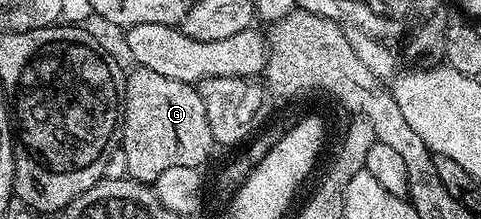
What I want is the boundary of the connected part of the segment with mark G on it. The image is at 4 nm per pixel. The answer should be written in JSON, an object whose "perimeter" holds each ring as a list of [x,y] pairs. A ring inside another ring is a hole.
{"perimeter":[[[134,66],[133,72],[125,75],[123,88],[123,114],[119,119],[119,147],[127,157],[125,166],[128,178],[138,183],[152,184],[166,169],[175,165],[201,167],[215,151],[211,125],[207,125],[207,109],[203,109],[203,99],[199,97],[196,86],[183,81],[171,81],[163,73],[151,73],[151,69]]]}

